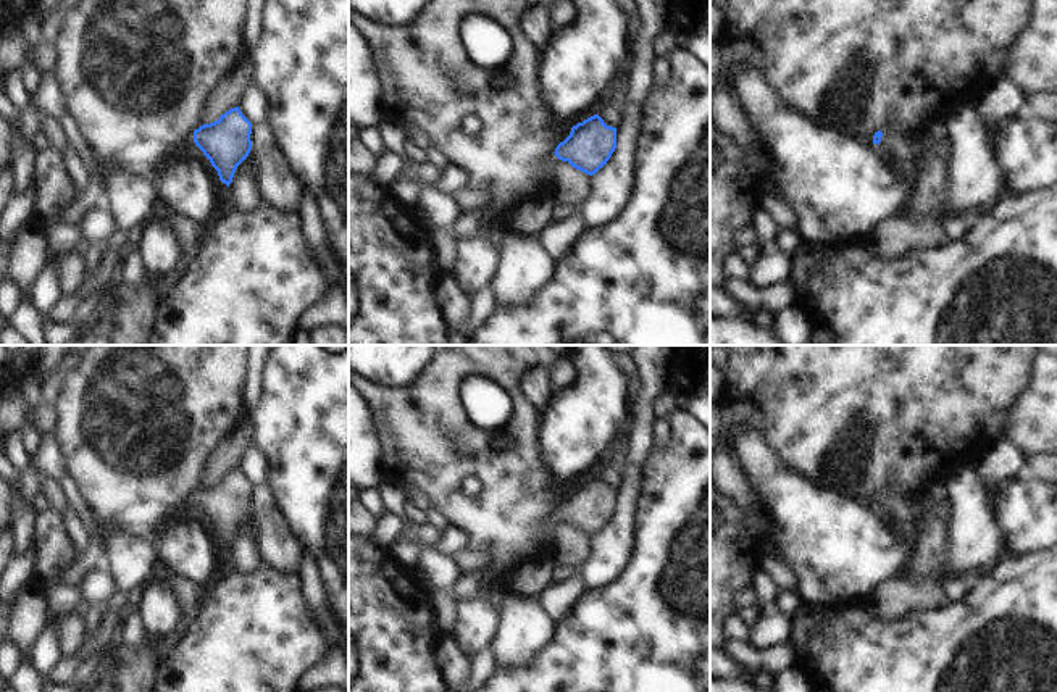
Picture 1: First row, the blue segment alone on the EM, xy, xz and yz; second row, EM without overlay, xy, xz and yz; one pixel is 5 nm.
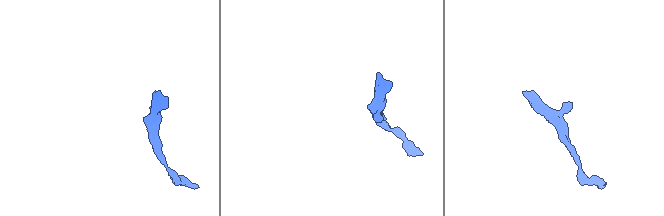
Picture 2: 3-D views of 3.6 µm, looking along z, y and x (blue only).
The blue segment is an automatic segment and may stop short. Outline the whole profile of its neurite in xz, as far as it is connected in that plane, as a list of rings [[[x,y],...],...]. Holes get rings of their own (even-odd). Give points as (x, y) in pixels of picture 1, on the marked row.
[[[594,115],[571,127],[570,135],[557,145],[545,173],[554,176],[562,160],[592,176],[607,165],[615,148],[616,127],[607,126],[599,115]]]

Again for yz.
[[[875,132],[873,144],[878,144],[886,155],[892,152],[899,158],[912,158],[910,145],[904,139],[896,137],[891,132]]]

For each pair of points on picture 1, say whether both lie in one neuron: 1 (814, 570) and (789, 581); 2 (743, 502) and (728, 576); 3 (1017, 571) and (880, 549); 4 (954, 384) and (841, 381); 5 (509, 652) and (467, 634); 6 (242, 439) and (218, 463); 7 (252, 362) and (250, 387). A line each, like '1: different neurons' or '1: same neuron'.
1: different neurons
2: different neurons
3: different neurons
4: same neuron
5: different neurons
6: same neuron
7: same neuron

